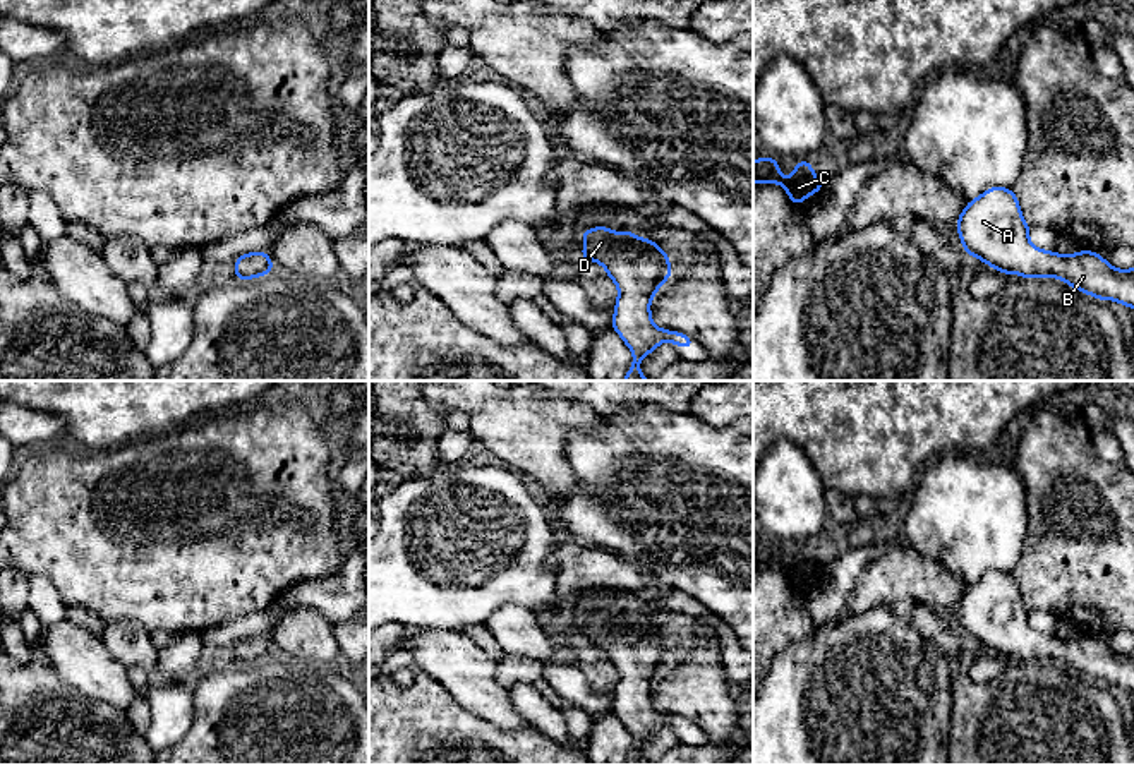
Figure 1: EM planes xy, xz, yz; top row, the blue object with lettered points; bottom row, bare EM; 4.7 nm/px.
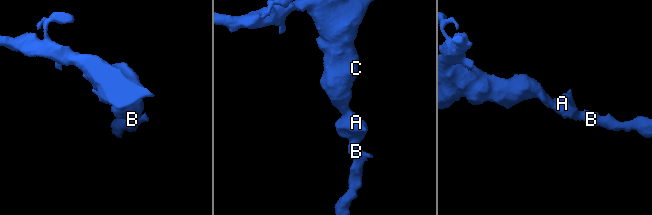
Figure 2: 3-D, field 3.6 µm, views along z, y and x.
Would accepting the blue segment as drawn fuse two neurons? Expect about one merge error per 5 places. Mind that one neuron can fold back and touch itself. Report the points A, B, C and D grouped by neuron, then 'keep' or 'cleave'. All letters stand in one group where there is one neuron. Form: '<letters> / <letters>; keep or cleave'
A B C D; keep

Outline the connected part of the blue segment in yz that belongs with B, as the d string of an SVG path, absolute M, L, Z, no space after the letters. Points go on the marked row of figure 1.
M990 187L971 199L957 218L964 252L1004 274L1053 276L1100 300L1134 309L1134 268L1115 269L1095 250L1057 254L1034 247L1014 190Z

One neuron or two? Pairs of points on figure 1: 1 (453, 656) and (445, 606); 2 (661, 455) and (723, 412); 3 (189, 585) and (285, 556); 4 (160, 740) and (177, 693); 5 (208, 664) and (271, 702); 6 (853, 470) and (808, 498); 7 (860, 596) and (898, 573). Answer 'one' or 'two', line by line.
1: two
2: two
3: one
4: one
5: two
6: two
7: one

